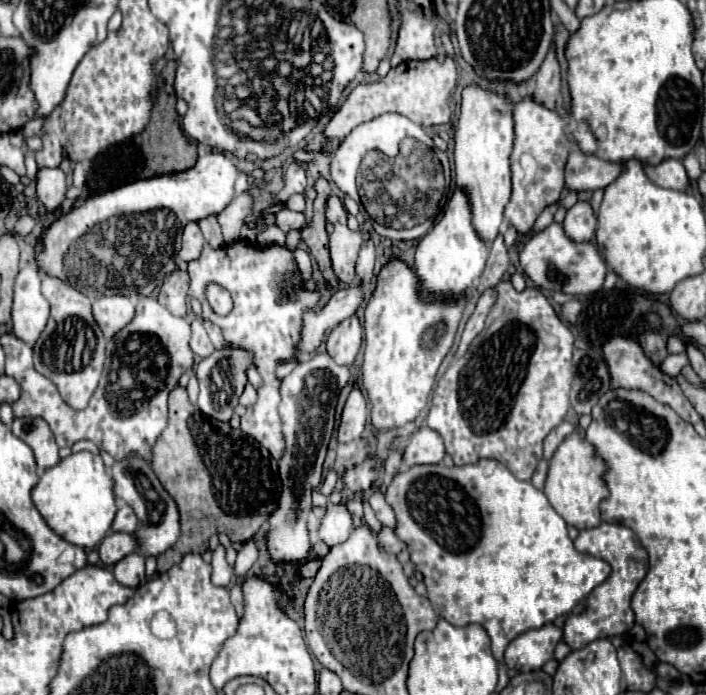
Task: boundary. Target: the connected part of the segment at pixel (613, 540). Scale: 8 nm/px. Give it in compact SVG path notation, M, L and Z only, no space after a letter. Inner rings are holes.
M603 522L595 528L581 530L579 536L575 538L575 548L583 554L591 554L595 558L609 562L613 572L601 586L597 586L587 596L583 614L567 616L567 620L563 624L563 642L573 650L583 648L587 642L593 642L597 638L609 638L615 634L623 634L635 624L629 602L631 602L631 596L637 590L639 582L645 578L645 574L649 570L649 556L647 556L645 548L639 544L633 530L629 530L627 526L621 526L621 524Z

